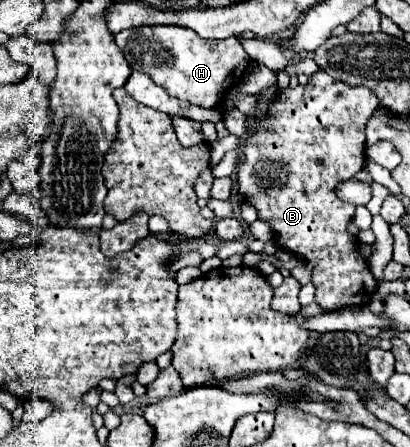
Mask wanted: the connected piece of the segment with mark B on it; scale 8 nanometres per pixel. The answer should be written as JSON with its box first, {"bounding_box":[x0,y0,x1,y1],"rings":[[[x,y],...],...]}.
{"bounding_box":[238,70,378,310],"rings":[[[318,70],[310,76],[306,86],[296,86],[284,90],[282,98],[270,108],[274,116],[272,122],[260,122],[252,126],[252,134],[240,148],[240,168],[238,168],[238,192],[252,200],[258,208],[258,218],[270,222],[278,248],[286,248],[310,262],[316,262],[312,270],[312,284],[316,286],[316,300],[322,308],[336,310],[350,304],[368,304],[370,296],[376,292],[376,280],[368,270],[366,260],[358,254],[358,240],[346,232],[348,222],[354,216],[354,206],[338,200],[332,188],[338,182],[350,180],[366,164],[366,138],[364,126],[368,116],[378,106],[378,96],[370,88],[342,84],[330,78],[326,72]]]}

